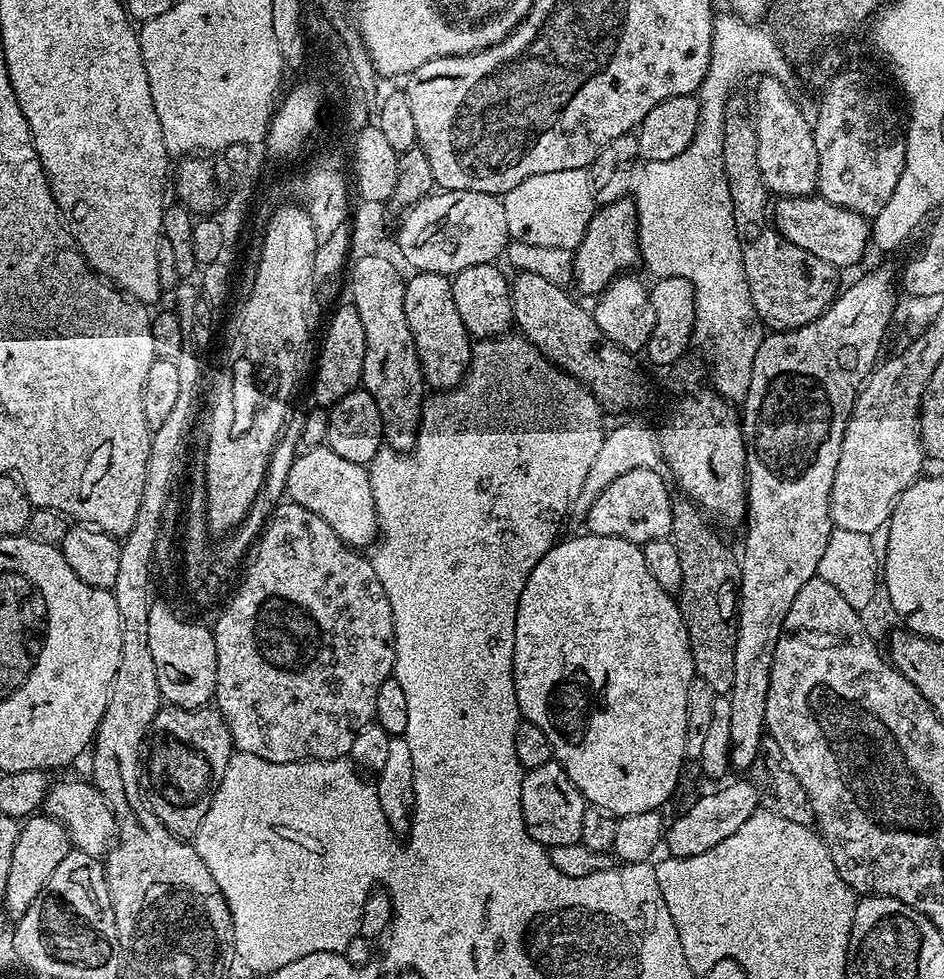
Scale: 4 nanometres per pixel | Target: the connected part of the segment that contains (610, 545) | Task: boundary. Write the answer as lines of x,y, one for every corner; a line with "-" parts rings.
591,534
583,535
572,536
569,540
561,539
559,542
553,544
551,550
538,562
538,566
534,566
534,570
530,570
530,578
526,578
526,586
522,590
522,598
518,598
518,614
516,615
516,625
514,626
514,662
512,663
512,673
514,674
514,690
518,698
520,714
523,719
534,722
534,726
540,727
542,734
546,734
546,738
550,738
550,746
552,747
554,759
564,767
566,774
570,778
570,782
574,782
576,789
583,794
585,801
591,807
601,808
603,812
608,812
617,818
629,816
630,814
655,812
663,809
663,804
675,794
676,783
680,780
680,767
686,764
686,757
684,755
684,747
686,746
686,694
690,690
690,682
696,676
696,667
692,661
692,651
690,650
688,635
686,634
686,626
682,622
680,605
674,599
673,593
662,590
662,586
658,586
657,580
652,577
650,570
646,567
646,558
644,557
644,550
641,545
635,544
634,542
626,542
626,538
593,536

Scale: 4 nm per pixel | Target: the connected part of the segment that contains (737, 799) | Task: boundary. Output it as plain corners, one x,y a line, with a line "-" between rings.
751,779
740,780
737,784
728,784
717,792
708,792
700,796
688,812
684,812
676,821
669,823
666,828
666,848
673,856
693,856
694,854
706,854
710,846
718,846
746,822
760,808
760,790

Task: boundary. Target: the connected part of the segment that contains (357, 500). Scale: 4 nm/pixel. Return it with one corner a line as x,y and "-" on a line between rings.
326,446
305,447
290,466
286,496
291,503
306,506
306,510
318,514
318,518
352,548
364,550
367,544
377,543
380,527
365,465
350,462

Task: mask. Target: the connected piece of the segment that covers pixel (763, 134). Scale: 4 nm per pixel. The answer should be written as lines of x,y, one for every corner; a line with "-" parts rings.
764,78
754,92
754,123
757,134
758,167
766,187
777,197
811,196
817,191
818,146
814,146
812,124
799,108
797,97
787,93
780,81

